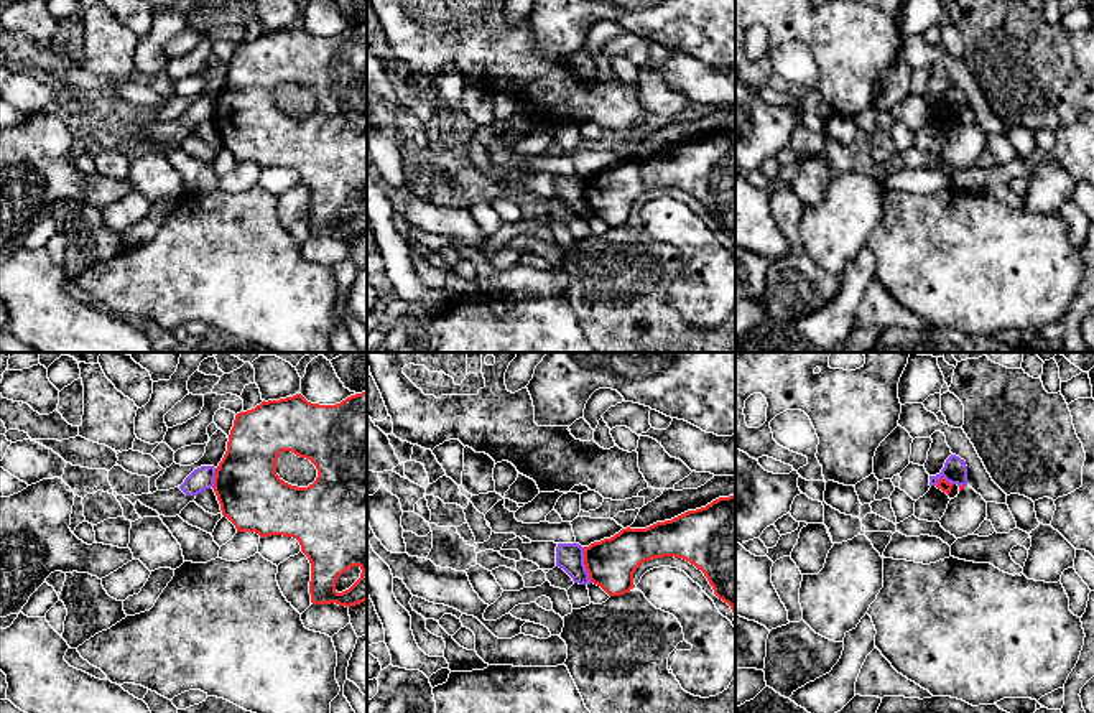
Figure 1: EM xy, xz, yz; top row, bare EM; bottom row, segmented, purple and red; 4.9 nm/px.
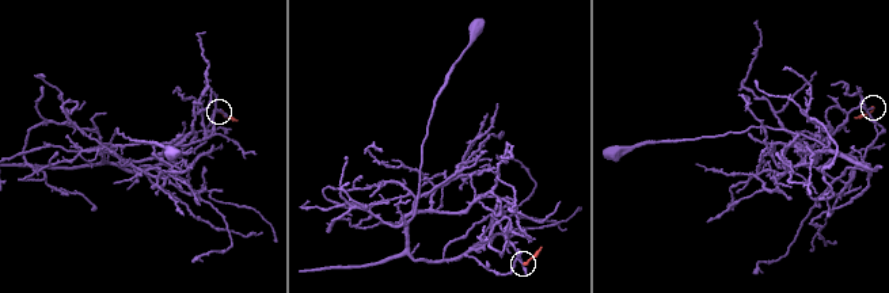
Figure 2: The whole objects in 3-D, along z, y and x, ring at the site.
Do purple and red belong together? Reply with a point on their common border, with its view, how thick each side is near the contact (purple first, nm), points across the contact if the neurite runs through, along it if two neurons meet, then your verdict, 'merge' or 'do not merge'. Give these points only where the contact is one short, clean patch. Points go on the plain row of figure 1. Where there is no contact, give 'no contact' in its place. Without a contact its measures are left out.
contact xz (584, 196); calibres 140 and 240 nm; border xz (583, 178), (583, 195), (591, 213); do not merge

